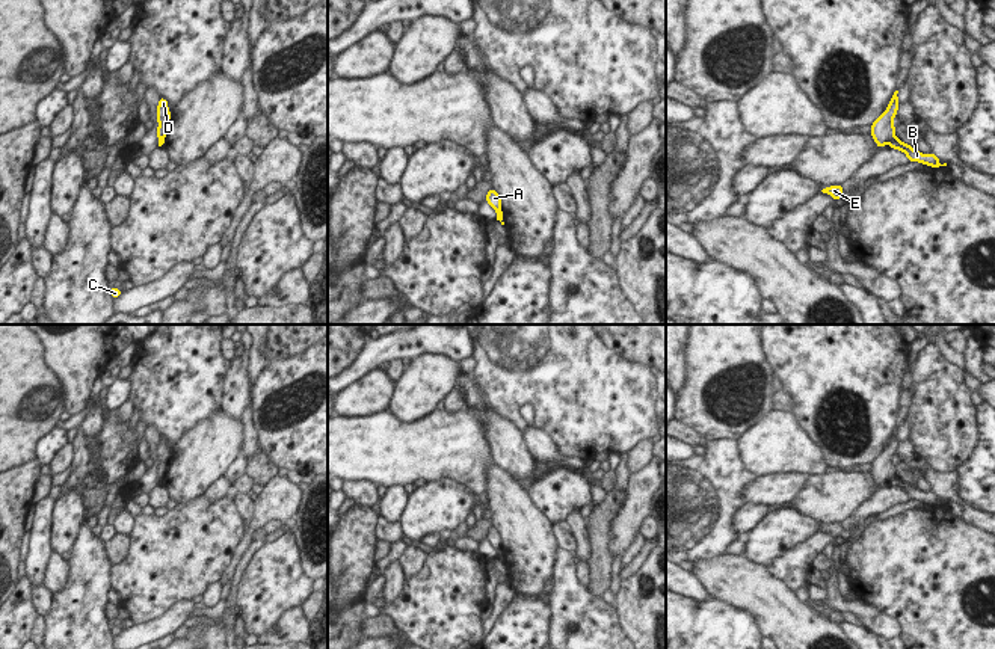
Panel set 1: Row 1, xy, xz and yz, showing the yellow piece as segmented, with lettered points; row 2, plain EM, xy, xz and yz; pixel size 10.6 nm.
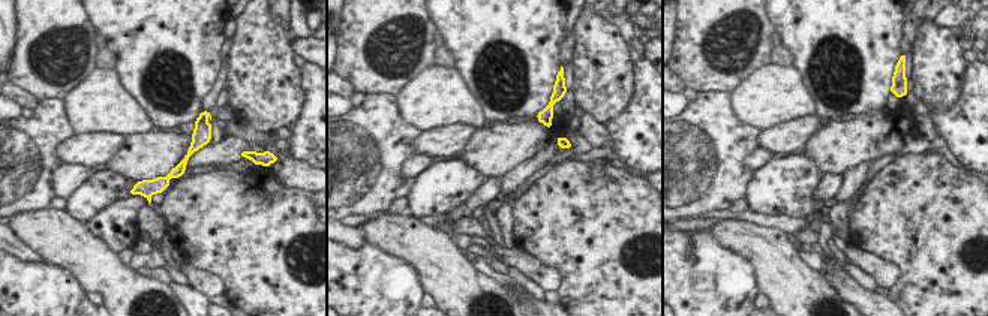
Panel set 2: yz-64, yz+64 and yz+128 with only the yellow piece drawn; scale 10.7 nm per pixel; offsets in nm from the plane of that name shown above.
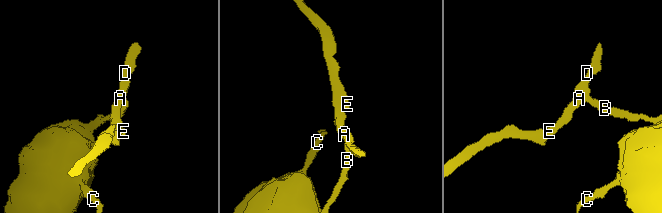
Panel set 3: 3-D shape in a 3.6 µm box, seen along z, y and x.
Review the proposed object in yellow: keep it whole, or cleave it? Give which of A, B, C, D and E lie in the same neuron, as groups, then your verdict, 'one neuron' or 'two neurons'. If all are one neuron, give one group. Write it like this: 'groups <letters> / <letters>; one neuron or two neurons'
groups A D E / B C; two neurons

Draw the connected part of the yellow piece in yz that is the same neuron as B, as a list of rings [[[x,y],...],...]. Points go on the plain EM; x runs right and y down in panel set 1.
[[[894,475],[889,480],[889,483],[891,483],[891,486],[903,489],[910,500],[920,500],[920,501],[929,503],[932,506],[939,506],[939,504],[948,506],[948,500],[945,500],[944,503],[941,503],[939,498],[938,498],[938,494],[935,494],[935,492],[929,492],[929,494],[921,492],[920,489],[912,488],[910,483],[898,478],[897,475]]]

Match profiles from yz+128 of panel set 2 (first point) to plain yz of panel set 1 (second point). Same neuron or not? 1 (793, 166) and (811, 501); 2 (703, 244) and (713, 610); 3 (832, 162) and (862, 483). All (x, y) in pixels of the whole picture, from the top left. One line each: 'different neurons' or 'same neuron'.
1: different neurons
2: same neuron
3: same neuron

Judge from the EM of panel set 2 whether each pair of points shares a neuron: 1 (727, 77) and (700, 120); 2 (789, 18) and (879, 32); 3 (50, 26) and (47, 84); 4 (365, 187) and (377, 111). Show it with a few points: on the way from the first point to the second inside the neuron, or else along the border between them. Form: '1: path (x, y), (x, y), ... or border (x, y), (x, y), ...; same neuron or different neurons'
1: border (730, 92), (697, 93); different neurons
2: path (810, 26), (841, 26), (847, 32), (856, 32); same neuron
3: path (35, 41), (27, 50), (32, 69); same neuron
4: path (365, 168), (365, 150), (371, 144), (375, 131); same neuron

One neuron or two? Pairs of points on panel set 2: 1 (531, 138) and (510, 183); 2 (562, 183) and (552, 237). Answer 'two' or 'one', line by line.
1: two
2: one

